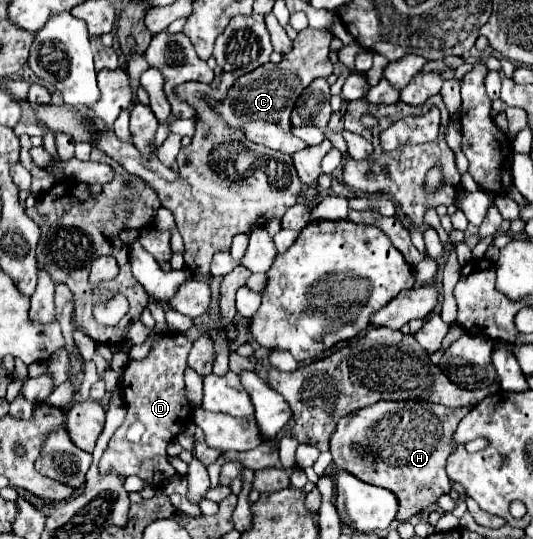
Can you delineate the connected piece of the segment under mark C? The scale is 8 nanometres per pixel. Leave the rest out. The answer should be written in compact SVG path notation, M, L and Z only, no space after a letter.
M306 27L294 39L292 51L288 55L284 55L278 65L274 65L274 63L272 63L272 67L262 65L262 67L238 77L238 81L226 93L224 101L214 101L208 97L206 99L208 105L218 111L220 119L228 127L242 129L242 133L254 143L260 143L264 147L282 151L288 155L308 147L304 141L300 141L298 137L292 135L290 115L292 115L292 109L294 109L300 93L314 79L332 75L332 61L328 59L332 39L334 39L334 35L330 31Z

